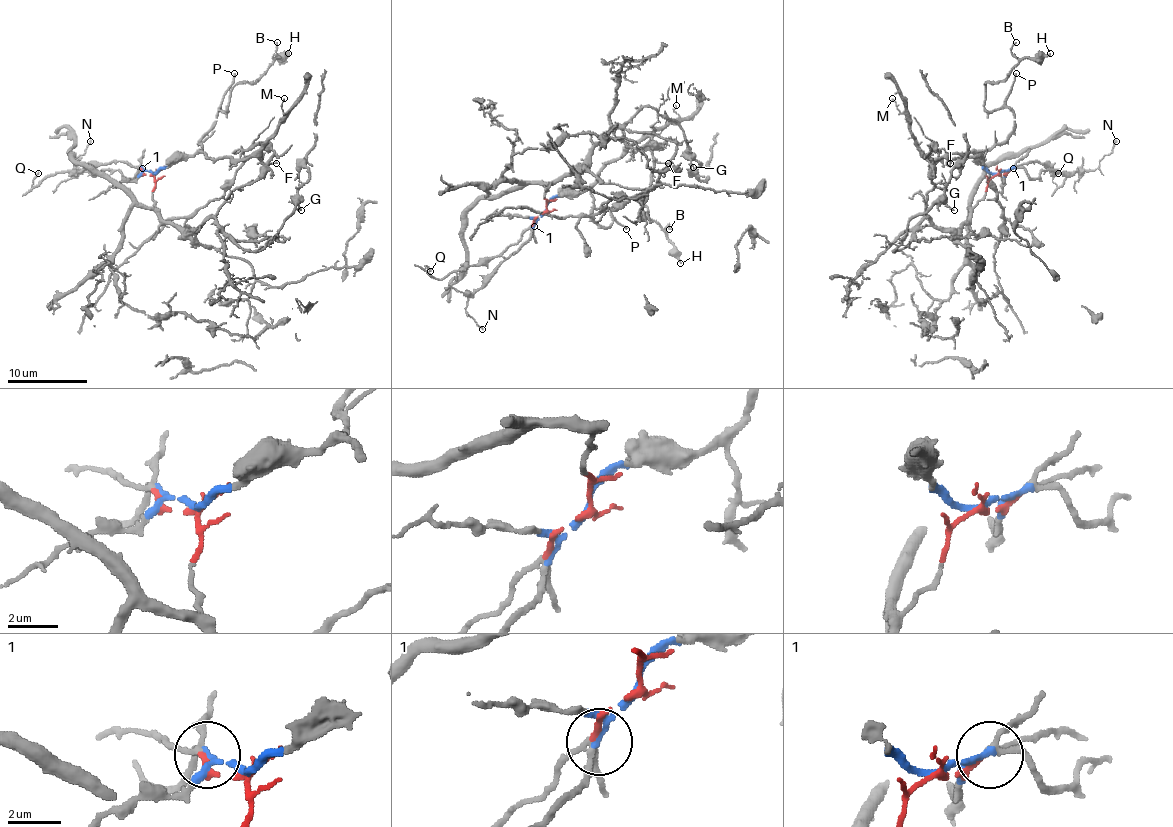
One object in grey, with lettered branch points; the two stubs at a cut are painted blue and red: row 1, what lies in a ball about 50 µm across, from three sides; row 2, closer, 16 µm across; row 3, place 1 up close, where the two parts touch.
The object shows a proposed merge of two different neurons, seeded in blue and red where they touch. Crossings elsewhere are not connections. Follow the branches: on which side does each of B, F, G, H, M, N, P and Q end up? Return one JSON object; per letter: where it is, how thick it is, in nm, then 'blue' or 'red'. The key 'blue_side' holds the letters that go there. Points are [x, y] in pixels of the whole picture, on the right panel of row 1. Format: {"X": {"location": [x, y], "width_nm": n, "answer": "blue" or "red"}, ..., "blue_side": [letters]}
{"B": {"location": [1016, 42], "width_nm": 150, "answer": "blue"}, "F": {"location": [950, 163], "width_nm": 120, "answer": "blue"}, "G": {"location": [954, 210], "width_nm": 120, "answer": "red"}, "H": {"location": [1050, 53], "width_nm": 240, "answer": "blue"}, "M": {"location": [892, 98], "width_nm": 70, "answer": "blue"}, "N": {"location": [1116, 141], "width_nm": 130, "answer": "blue"}, "P": {"location": [1016, 73], "width_nm": 160, "answer": "blue"}, "Q": {"location": [1058, 173], "width_nm": 150, "answer": "red"}, "blue_side": ["B", "F", "H", "M", "N", "P"]}

